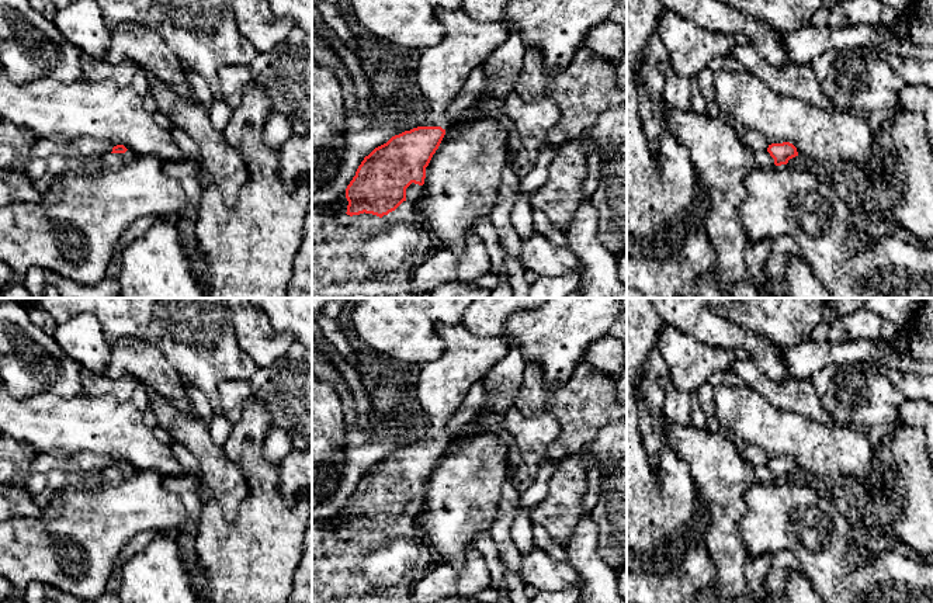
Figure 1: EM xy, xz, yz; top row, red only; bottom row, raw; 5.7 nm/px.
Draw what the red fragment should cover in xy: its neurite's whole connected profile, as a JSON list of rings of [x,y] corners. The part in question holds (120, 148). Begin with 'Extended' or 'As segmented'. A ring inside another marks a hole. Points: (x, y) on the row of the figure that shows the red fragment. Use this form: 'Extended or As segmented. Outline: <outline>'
Extended. Outline: [[[117,145],[110,155],[104,156],[104,162],[107,166],[119,167],[128,164],[135,156],[136,155],[124,145]]]

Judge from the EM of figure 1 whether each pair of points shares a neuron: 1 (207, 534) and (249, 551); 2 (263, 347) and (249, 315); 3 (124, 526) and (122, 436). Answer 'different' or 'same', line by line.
1: same
2: same
3: different

